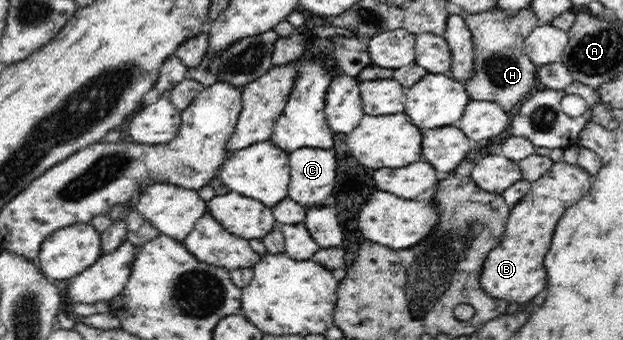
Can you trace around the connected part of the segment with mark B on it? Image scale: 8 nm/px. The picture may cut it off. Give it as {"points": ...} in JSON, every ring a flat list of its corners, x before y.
{"points":[[564,160,555,162,546,175,531,184,530,192,516,206,511,207,504,236,502,236,500,243,488,252,488,256,483,263,480,277,481,286,490,297,508,301,508,304,514,302,521,304,531,301,536,294,546,290,548,274,546,274,546,268,544,268,544,256,550,248,556,222,560,220,568,207,576,204,588,192,591,177,580,166,567,164]]}

